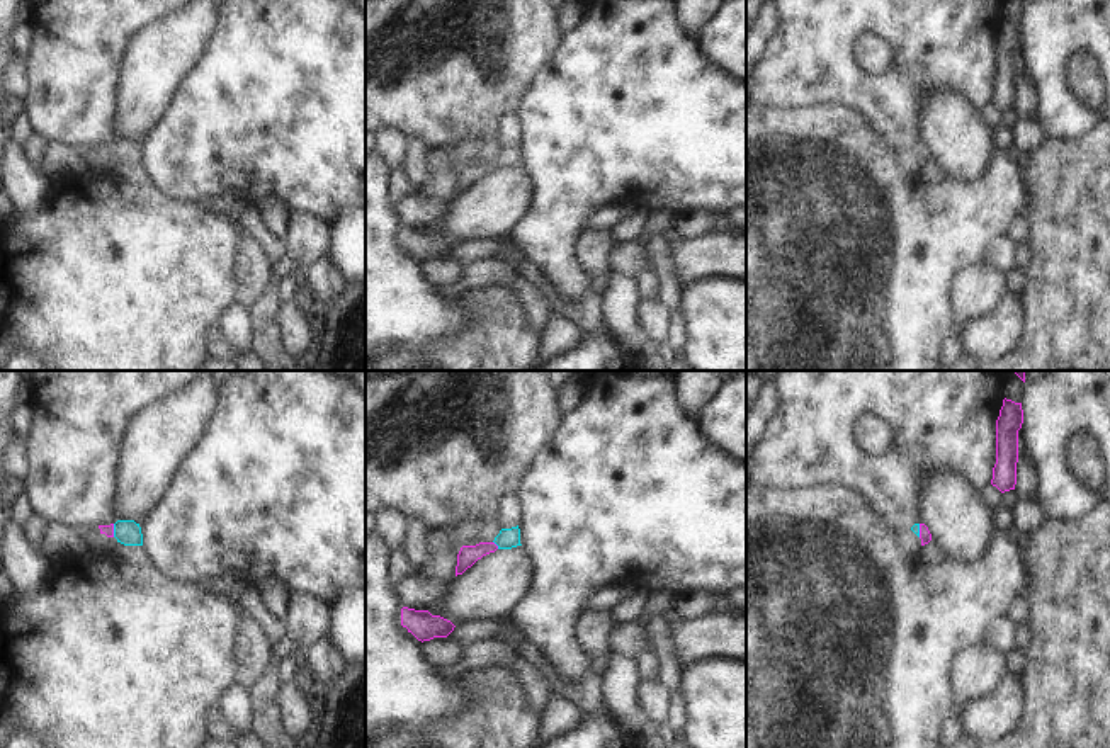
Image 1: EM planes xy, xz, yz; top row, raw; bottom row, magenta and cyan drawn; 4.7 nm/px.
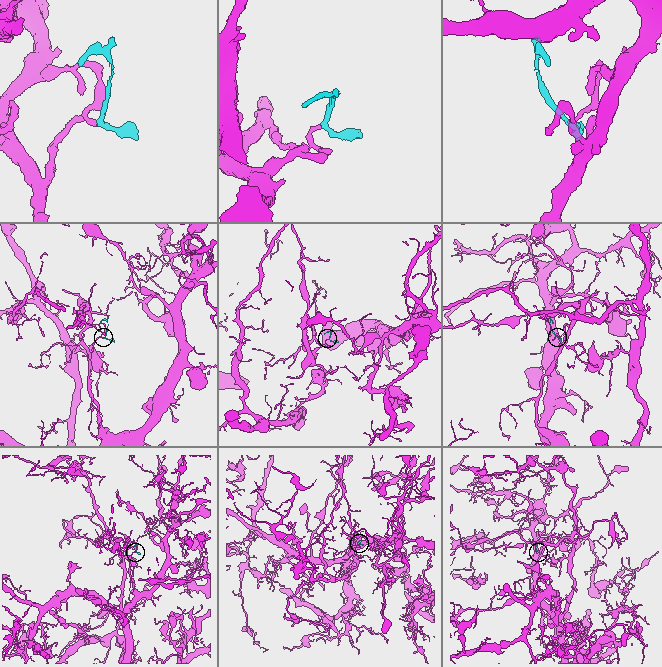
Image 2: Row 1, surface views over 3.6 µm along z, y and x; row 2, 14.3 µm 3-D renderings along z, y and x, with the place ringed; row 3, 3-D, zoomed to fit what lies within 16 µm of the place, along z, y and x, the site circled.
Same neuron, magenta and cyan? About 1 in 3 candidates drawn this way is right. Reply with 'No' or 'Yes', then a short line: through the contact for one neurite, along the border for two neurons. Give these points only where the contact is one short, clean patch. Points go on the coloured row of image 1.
Yes. Line: xz (468, 555), (495, 544), (509, 538)

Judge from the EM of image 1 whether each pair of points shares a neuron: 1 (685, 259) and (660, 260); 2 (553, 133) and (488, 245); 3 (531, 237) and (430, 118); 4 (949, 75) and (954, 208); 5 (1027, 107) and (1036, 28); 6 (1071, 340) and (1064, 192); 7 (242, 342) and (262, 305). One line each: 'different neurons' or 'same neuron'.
1: different neurons
2: different neurons
3: different neurons
4: different neurons
5: different neurons
6: same neuron
7: different neurons

